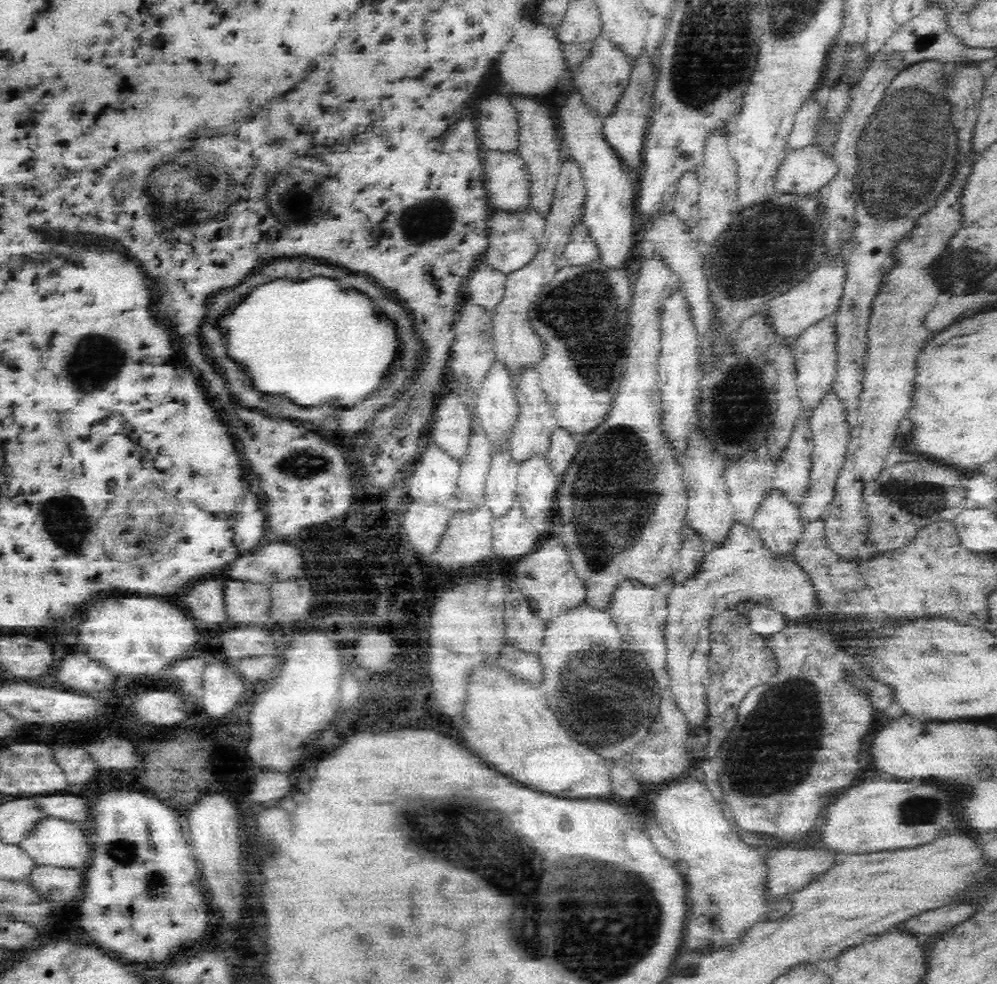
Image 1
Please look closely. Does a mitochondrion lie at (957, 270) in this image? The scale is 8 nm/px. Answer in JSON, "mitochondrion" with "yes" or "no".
{"mitochondrion":"yes"}

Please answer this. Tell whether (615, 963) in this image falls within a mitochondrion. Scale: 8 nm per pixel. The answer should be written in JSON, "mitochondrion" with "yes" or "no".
{"mitochondrion":"yes"}

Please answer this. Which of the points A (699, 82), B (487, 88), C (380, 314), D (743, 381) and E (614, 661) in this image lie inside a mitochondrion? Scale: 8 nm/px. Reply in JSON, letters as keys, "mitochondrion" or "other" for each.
{"A":"mitochondrion","B":"other","C":"other","D":"mitochondrion","E":"mitochondrion"}

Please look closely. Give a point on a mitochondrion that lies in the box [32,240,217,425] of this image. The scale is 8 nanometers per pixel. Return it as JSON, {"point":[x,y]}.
{"point":[87,375]}

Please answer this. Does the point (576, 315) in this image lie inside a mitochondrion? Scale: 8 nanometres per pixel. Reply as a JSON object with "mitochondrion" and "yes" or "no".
{"mitochondrion":"yes"}

